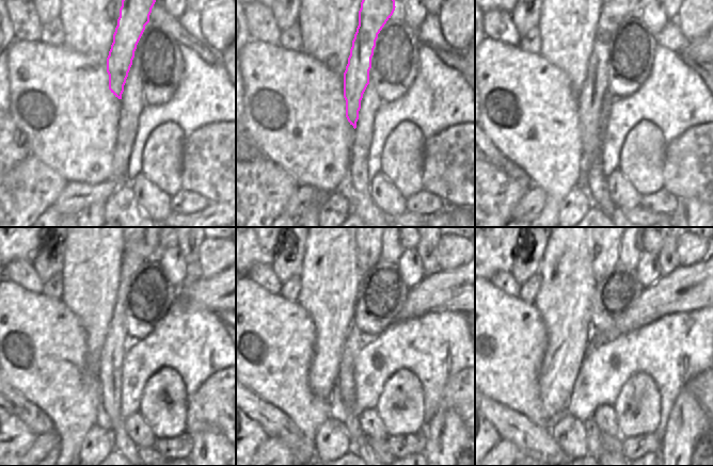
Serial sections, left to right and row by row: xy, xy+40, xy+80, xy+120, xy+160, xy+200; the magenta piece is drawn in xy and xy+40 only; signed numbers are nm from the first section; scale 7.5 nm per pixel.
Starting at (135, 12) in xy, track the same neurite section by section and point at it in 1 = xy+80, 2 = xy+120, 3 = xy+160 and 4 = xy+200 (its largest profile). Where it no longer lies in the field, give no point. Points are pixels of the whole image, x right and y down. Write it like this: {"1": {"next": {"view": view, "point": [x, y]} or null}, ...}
{"1": {"next": {"view": "xy+80", "point": [614, 10]}}, "2": {"next": {"view": "xy+120", "point": [114, 346]}}, "3": {"next": {"view": "xy+160", "point": [354, 340]}}, "4": {"next": {"view": "xy+200", "point": [593, 443]}}}

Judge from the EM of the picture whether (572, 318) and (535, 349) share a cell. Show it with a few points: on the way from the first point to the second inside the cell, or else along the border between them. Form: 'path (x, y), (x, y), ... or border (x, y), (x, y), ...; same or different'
border (539, 315), (545, 328), (545, 349), (541, 364); different

